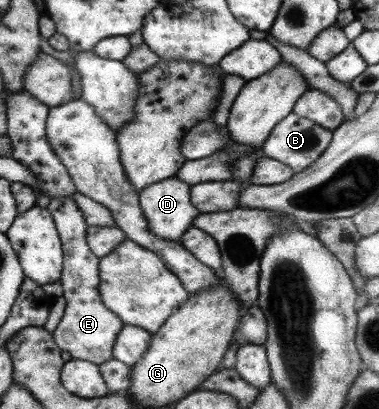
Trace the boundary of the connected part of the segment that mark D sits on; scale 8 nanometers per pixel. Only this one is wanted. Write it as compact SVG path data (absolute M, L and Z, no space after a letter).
M176 176L148 184L144 190L139 192L140 208L148 220L148 228L154 236L160 236L162 240L178 241L182 244L182 235L188 228L192 227L192 220L201 212L191 203L190 186Z

